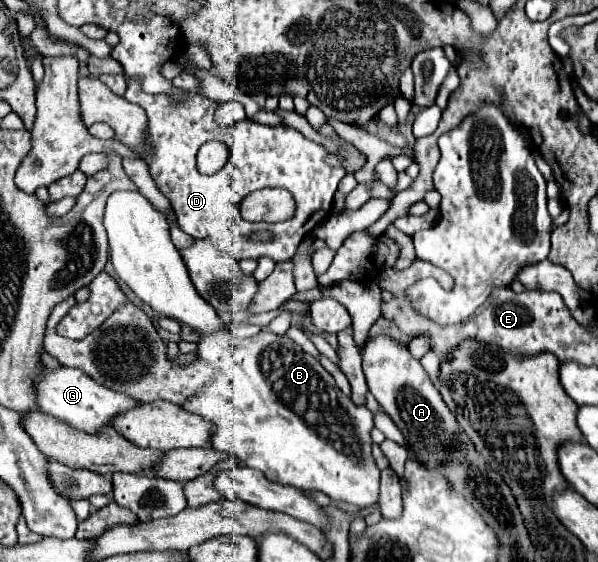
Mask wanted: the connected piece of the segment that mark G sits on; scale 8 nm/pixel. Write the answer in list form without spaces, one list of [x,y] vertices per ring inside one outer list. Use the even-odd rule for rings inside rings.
[[[57,368],[53,372],[43,370],[41,378],[35,382],[37,386],[37,402],[45,414],[51,414],[63,422],[69,422],[73,428],[89,432],[89,434],[99,434],[105,426],[113,424],[115,416],[137,408],[137,400],[129,398],[127,394],[107,390],[105,386],[93,382],[83,370],[77,368]]]

